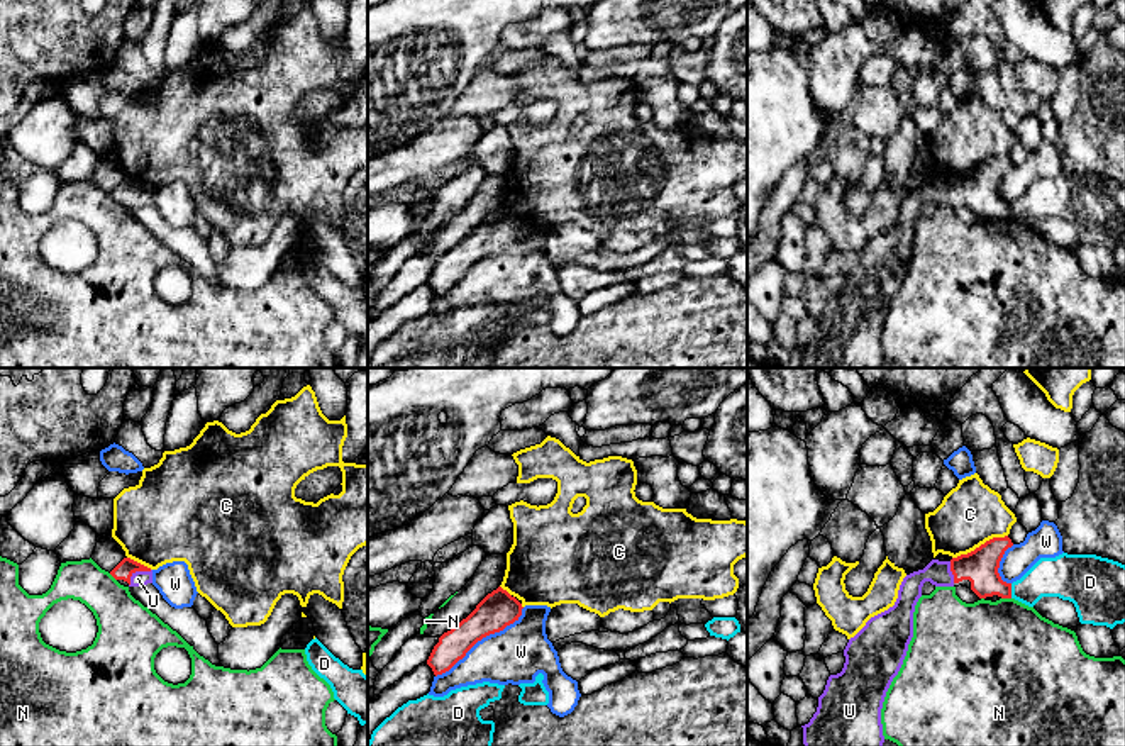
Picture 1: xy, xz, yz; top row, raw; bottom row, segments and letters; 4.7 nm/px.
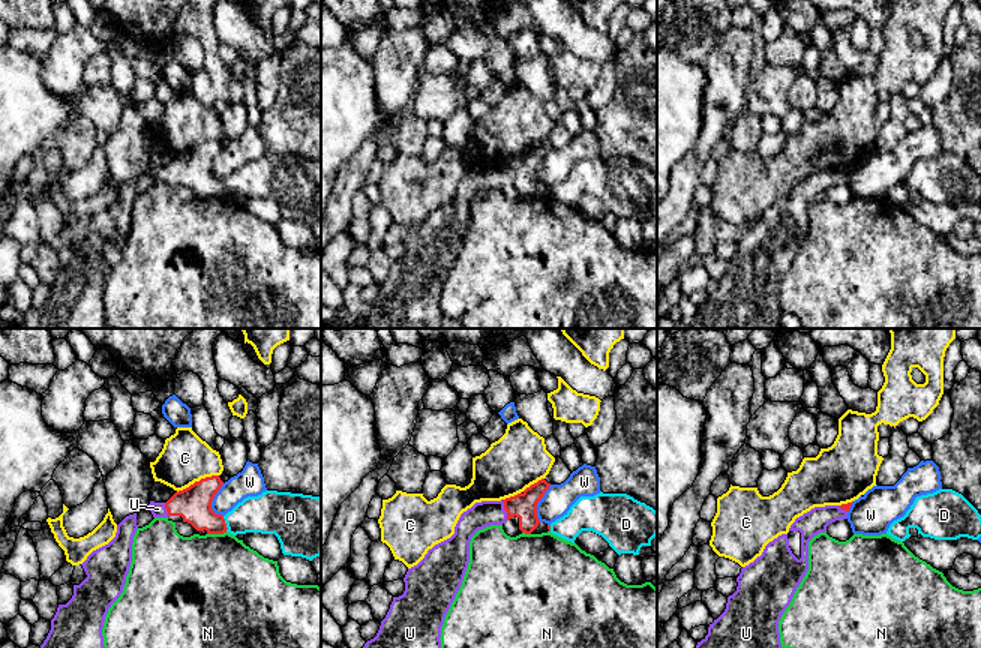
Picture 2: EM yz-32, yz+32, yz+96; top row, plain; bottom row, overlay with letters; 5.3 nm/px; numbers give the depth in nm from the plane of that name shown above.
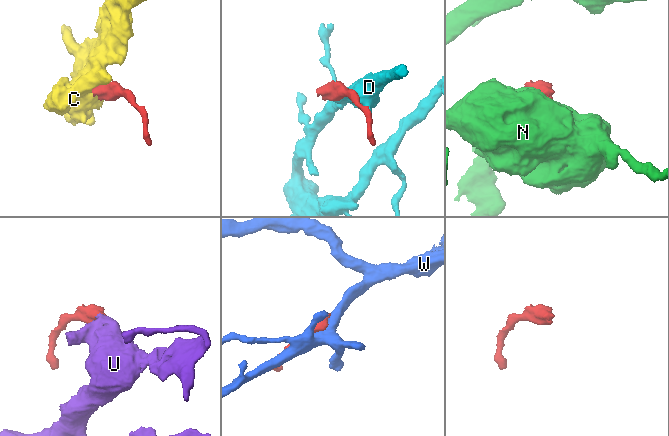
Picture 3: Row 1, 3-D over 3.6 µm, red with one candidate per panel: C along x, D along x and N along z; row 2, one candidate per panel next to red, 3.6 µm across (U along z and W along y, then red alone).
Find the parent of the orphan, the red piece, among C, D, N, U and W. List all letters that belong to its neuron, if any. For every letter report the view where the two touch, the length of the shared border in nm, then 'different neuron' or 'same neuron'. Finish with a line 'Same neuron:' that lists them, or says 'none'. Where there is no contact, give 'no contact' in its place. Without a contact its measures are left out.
C: yz | 280 nm | different neuron
D: yz | 70 nm | different neuron
N: yz | 50 nm | different neuron
U: xy | 130 nm | same neuron
W: xz | 550 nm | different neuron
Same neuron: U

